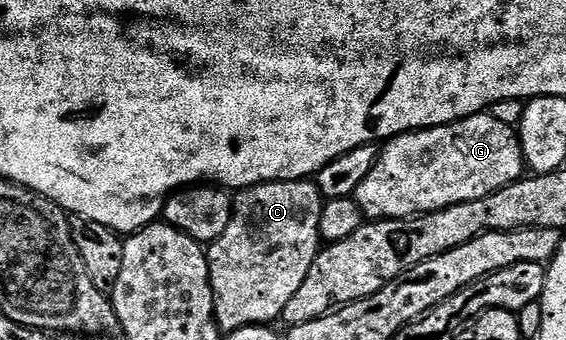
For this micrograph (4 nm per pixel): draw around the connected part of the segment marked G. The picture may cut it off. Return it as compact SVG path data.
M490 114L468 116L453 124L437 128L422 128L419 132L404 132L394 136L380 148L380 157L374 162L374 170L366 174L362 186L354 197L362 214L369 221L406 220L425 212L437 212L451 204L474 202L486 198L525 175L526 165L517 129L506 122L498 122Z

